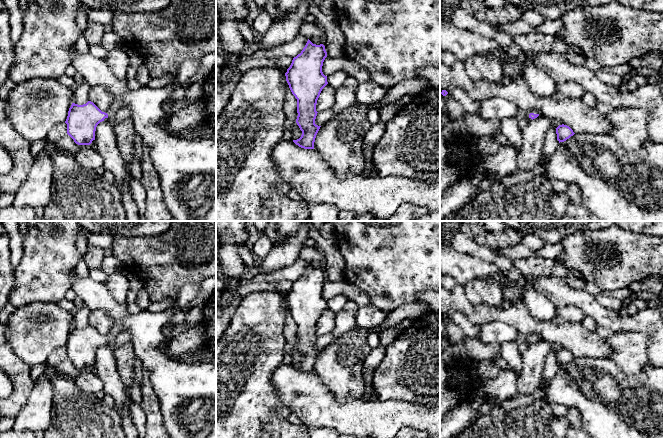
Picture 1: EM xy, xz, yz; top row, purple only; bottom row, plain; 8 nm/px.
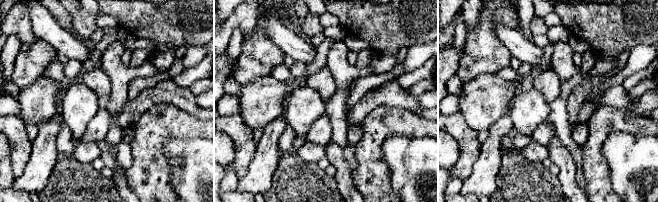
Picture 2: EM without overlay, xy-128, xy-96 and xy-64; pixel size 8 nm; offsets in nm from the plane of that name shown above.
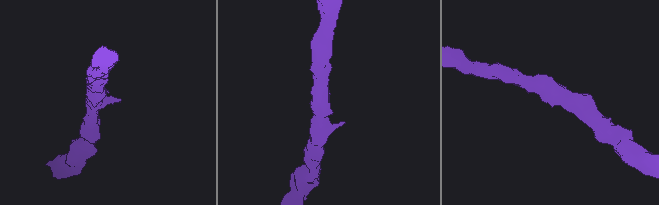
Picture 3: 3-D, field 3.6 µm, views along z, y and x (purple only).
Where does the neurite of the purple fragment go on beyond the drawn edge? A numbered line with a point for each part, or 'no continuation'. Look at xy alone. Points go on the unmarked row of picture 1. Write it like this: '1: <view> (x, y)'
1: xy (116, 328)

